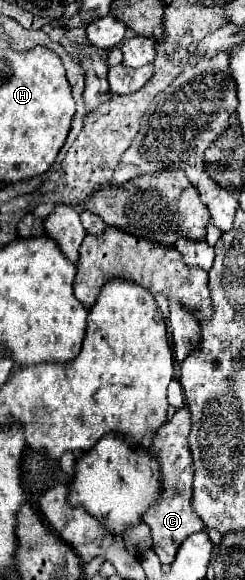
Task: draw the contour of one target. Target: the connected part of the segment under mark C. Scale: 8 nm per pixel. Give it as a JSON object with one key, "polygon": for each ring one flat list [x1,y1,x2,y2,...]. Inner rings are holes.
{"polygon":[[187,407,177,409,171,421,167,421,157,435,153,437,153,443,149,447,149,453,153,453,159,461,161,471,161,495,147,509,147,517,143,517,143,523,149,525,151,537,153,537,153,551,161,559,161,563,173,563,177,549,181,543,195,531,201,531,205,525,197,517,197,513,191,507,191,491,193,491,193,459,187,445,187,435,191,429,191,413]]}

